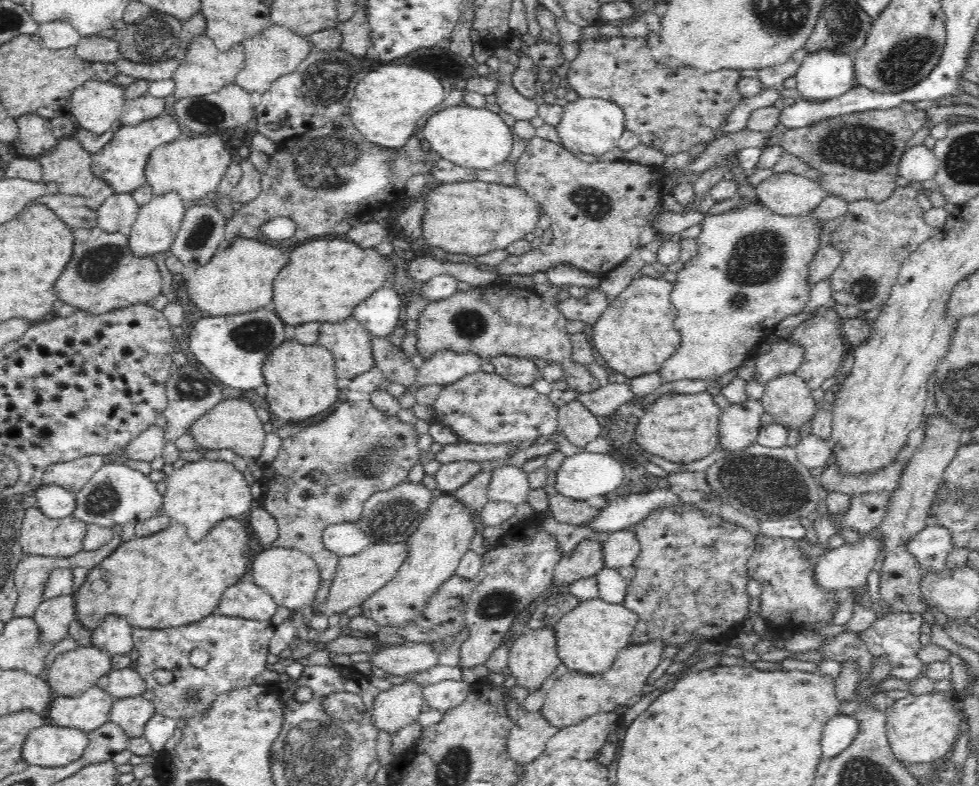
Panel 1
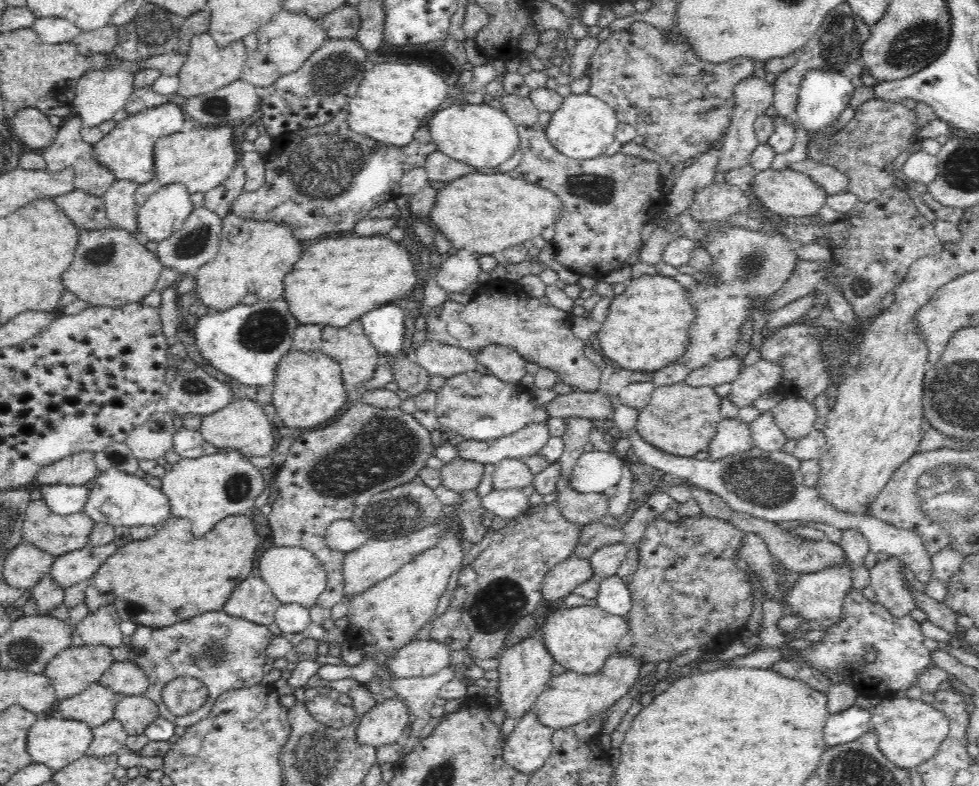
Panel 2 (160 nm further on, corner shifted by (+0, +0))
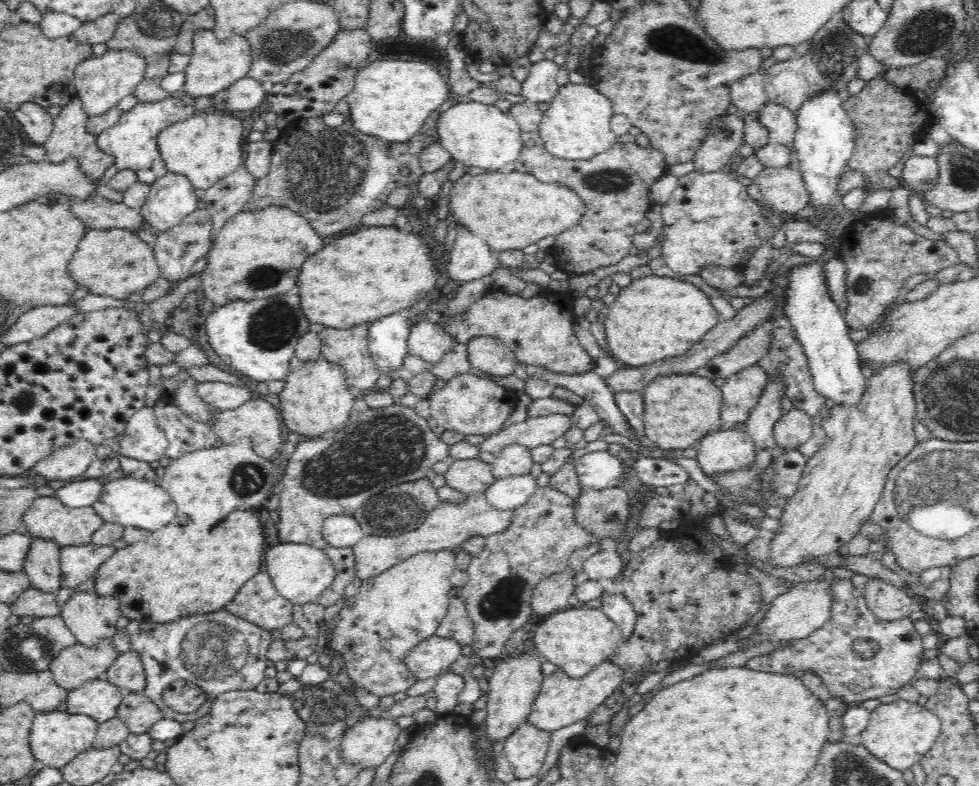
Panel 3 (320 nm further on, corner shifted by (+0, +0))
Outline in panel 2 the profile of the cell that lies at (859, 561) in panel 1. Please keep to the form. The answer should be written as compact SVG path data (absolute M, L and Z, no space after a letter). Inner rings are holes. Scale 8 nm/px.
M849 563L834 568L826 568L820 572L799 573L798 580L785 594L783 602L787 604L787 614L806 618L807 622L826 620L826 618L837 618L843 608L844 597L852 588L852 574Z

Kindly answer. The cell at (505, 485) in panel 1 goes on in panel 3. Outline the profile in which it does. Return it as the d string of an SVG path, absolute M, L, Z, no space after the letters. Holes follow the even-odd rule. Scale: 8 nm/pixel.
M510 444L495 456L491 463L491 471L496 479L501 479L507 476L529 473L533 464L531 450L522 447L520 444Z

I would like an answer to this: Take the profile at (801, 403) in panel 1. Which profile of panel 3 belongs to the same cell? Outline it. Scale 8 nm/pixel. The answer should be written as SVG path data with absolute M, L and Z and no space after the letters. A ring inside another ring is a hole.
M799 408L786 411L774 425L774 439L785 451L795 450L812 437L813 424L807 412Z

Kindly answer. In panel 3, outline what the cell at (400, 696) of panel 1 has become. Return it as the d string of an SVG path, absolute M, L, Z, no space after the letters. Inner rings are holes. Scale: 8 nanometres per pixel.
M383 715L381 718L367 718L363 722L358 721L343 734L341 758L345 758L345 762L349 764L358 764L358 767L362 767L362 769L376 769L386 762L386 758L398 747L396 740L400 736L400 730L396 720L388 715Z

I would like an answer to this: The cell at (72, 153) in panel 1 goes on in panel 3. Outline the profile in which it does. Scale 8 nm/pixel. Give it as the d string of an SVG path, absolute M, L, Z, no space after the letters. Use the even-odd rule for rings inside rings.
M74 97L68 104L62 107L62 110L53 118L53 129L46 142L43 142L47 160L55 164L65 162L68 158L76 158L79 160L80 169L84 175L93 178L95 182L99 182L104 173L110 166L115 164L114 158L105 154L98 146L97 136L90 133L86 128L88 113L82 106L80 97Z

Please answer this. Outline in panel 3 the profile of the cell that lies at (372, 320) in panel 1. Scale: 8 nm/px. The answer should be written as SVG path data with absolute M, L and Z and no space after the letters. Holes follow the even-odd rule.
M400 314L382 316L382 318L370 322L368 325L369 352L377 364L379 372L388 375L392 370L398 370L409 353L407 340L411 326L408 325L408 322Z

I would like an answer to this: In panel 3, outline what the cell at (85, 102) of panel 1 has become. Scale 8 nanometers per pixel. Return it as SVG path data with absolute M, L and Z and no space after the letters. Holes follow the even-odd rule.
M108 49L102 56L92 56L79 62L75 70L75 89L88 116L98 116L116 106L124 96L130 96L145 78L149 60L136 51Z

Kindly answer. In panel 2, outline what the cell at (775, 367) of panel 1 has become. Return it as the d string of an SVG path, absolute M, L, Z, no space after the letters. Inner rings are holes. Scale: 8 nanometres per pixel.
M760 359L755 364L747 366L730 383L727 398L739 409L752 406L765 392L778 386L782 367L777 362Z

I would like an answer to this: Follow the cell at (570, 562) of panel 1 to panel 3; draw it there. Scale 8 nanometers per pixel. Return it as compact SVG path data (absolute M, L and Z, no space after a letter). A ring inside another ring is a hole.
M568 570L544 578L533 590L531 607L533 614L541 619L558 611L570 608L568 600L574 594L575 575Z

